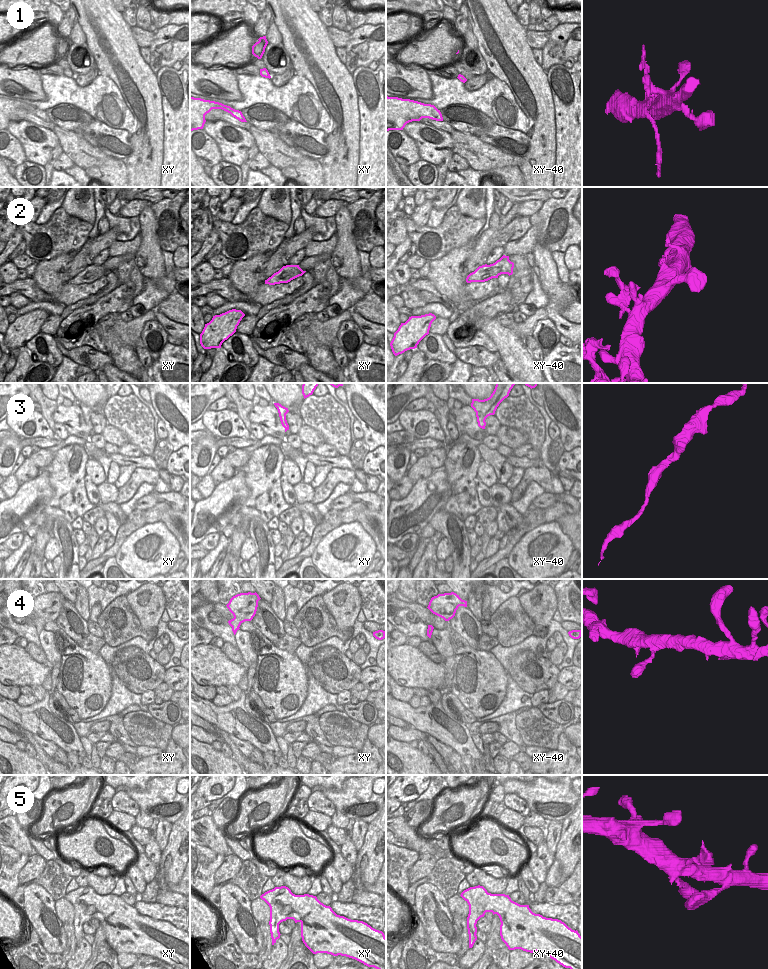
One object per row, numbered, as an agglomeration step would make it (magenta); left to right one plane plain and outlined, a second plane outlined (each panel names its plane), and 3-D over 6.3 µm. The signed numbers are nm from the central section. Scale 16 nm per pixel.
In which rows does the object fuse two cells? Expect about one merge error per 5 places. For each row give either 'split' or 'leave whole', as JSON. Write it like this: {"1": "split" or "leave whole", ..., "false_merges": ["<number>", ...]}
{"1": "leave whole", "2": "leave whole", "3": "leave whole", "4": "leave whole", "5": "leave whole", "false_merges": []}

